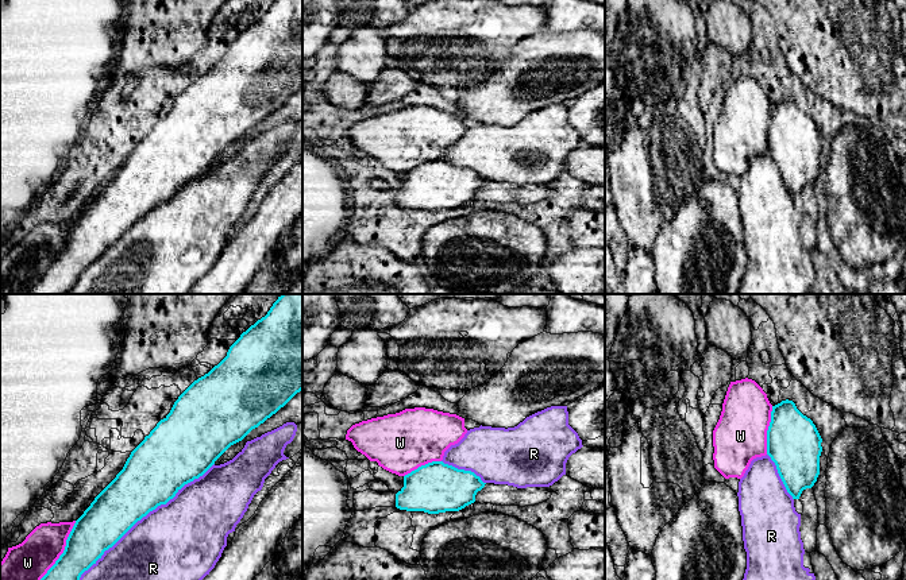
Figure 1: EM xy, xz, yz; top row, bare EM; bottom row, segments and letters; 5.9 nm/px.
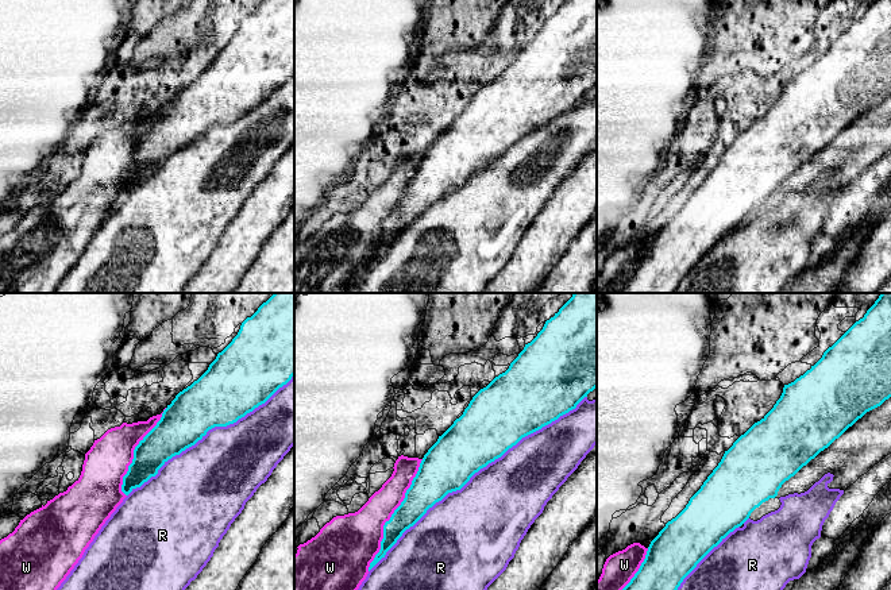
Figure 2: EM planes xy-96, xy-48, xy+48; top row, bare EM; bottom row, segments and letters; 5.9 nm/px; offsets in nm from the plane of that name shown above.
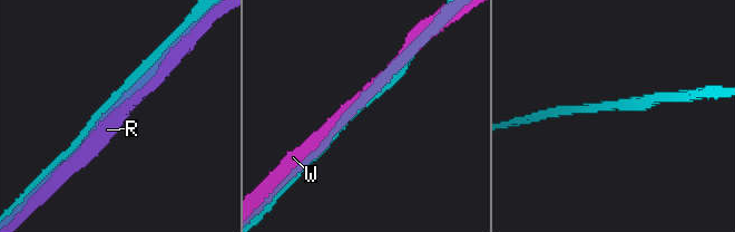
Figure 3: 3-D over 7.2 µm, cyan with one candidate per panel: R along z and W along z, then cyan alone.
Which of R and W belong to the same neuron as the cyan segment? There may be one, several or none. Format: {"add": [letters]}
{"add": []}

